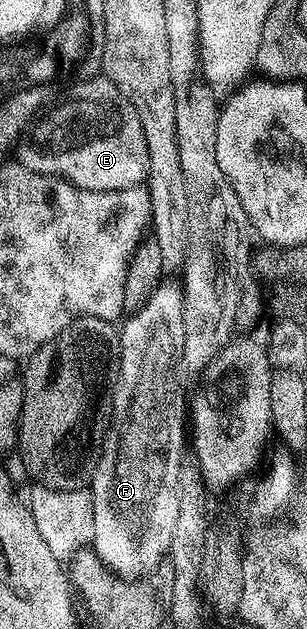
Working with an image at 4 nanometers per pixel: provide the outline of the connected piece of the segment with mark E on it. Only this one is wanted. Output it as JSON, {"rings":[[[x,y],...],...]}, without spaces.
{"rings":[[[91,77],[72,82],[58,96],[60,99],[48,109],[47,115],[40,114],[30,120],[17,144],[17,161],[37,173],[57,175],[60,179],[69,180],[74,187],[90,191],[120,191],[140,186],[146,180],[149,165],[141,117],[137,117],[137,109],[129,105],[129,101],[117,89],[117,85],[113,85],[113,81],[105,77],[87,78]]]}

